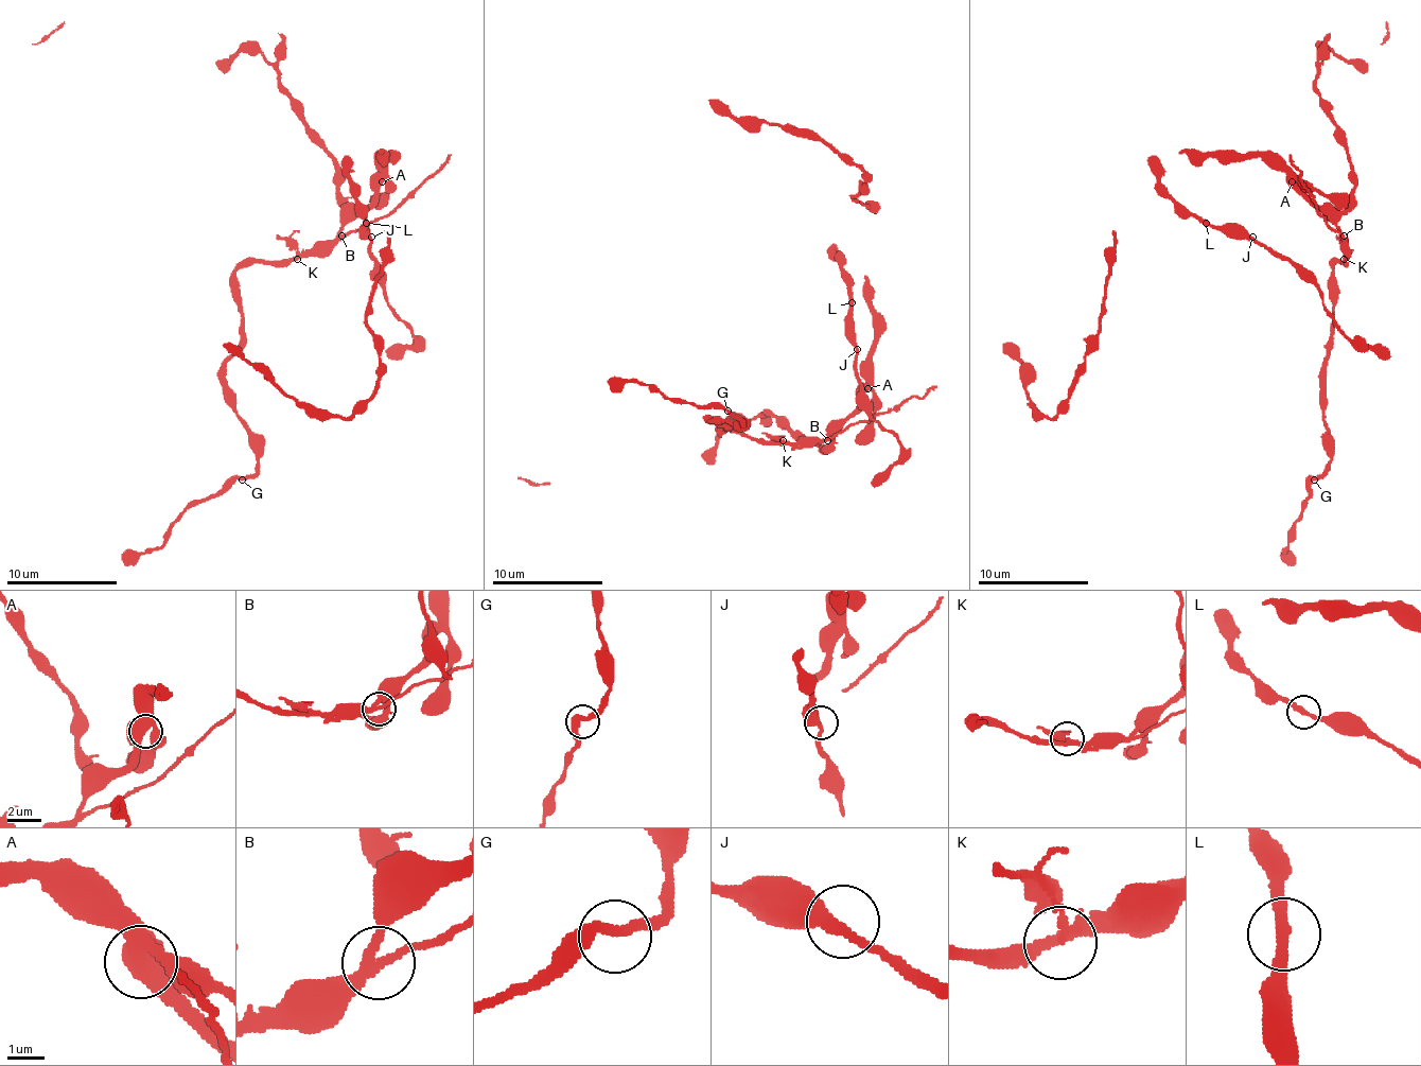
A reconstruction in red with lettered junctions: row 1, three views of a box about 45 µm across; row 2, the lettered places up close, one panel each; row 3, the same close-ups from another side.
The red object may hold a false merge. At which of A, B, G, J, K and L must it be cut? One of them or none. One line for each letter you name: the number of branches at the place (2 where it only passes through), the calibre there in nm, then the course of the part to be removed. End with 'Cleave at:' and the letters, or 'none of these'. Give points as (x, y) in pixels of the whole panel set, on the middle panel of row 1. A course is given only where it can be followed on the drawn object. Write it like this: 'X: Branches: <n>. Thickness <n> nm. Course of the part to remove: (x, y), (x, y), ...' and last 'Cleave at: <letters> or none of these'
B: Branches: 3. Thickness 240 nm. Course of the part to remove: (826, 440), (857, 421), (874, 418), (937, 385)
Cleave at: B

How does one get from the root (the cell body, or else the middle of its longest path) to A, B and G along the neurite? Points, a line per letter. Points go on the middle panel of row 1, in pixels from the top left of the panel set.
A: (867, 374), (867, 388)
B: (867, 374), (867, 388), (862, 402), (826, 435), (826, 440)
G: (867, 374), (862, 402), (821, 440), (752, 440), (711, 421), (730, 421), (741, 426), (727, 411)

